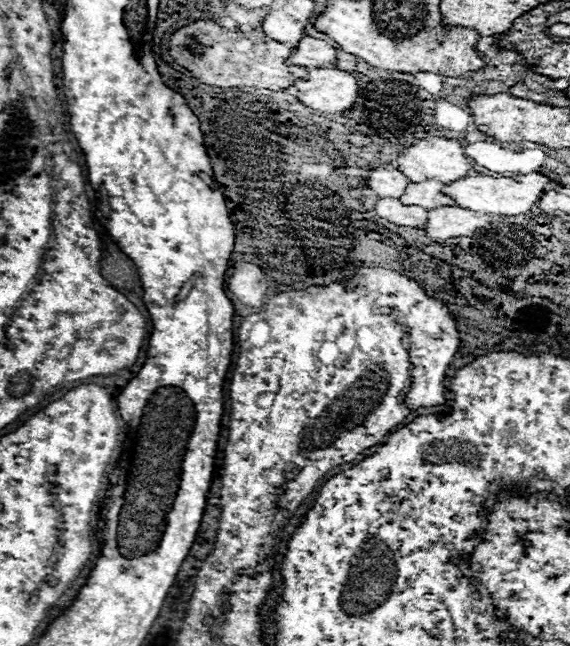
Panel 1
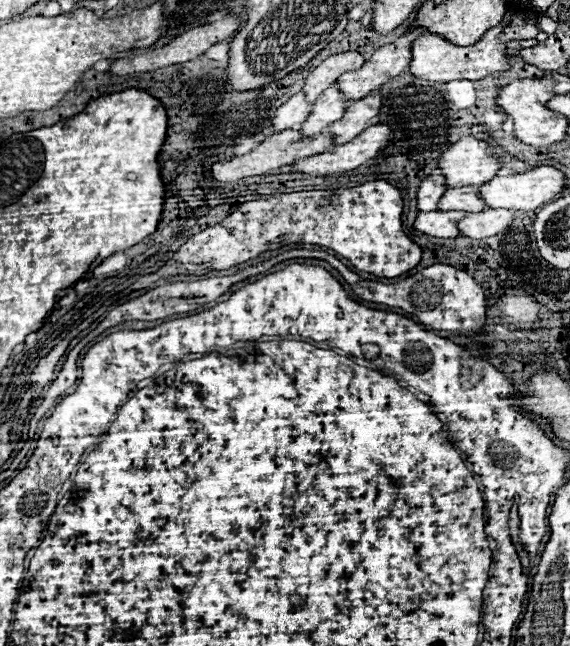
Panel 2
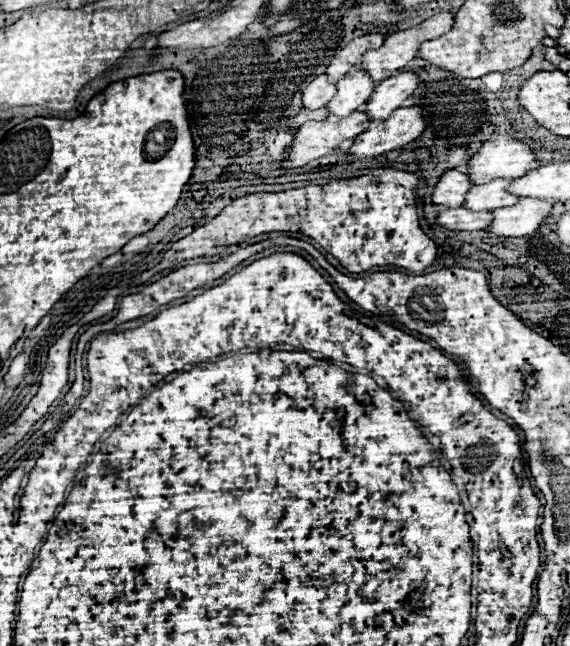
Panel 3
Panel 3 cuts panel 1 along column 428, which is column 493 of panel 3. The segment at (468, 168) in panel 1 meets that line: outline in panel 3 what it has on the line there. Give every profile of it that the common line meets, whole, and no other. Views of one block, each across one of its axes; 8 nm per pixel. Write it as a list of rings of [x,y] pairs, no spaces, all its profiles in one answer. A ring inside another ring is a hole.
[[[508,134],[492,136],[468,160],[468,178],[472,184],[486,184],[494,178],[520,178],[534,166],[534,152]]]

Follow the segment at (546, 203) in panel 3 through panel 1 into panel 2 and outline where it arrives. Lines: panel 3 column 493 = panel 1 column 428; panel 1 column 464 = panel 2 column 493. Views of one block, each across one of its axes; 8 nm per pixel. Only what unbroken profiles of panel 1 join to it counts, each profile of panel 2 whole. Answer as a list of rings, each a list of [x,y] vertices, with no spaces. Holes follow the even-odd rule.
[[[484,208],[482,212],[466,214],[464,220],[458,222],[458,230],[460,230],[460,236],[474,238],[474,240],[484,240],[484,238],[496,236],[498,232],[508,228],[512,218],[514,218],[512,210]]]

